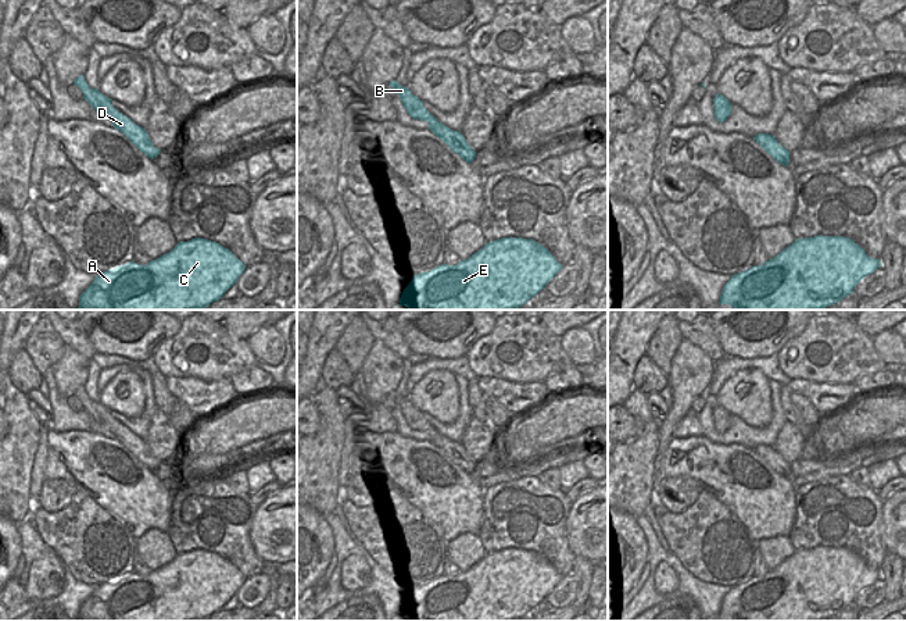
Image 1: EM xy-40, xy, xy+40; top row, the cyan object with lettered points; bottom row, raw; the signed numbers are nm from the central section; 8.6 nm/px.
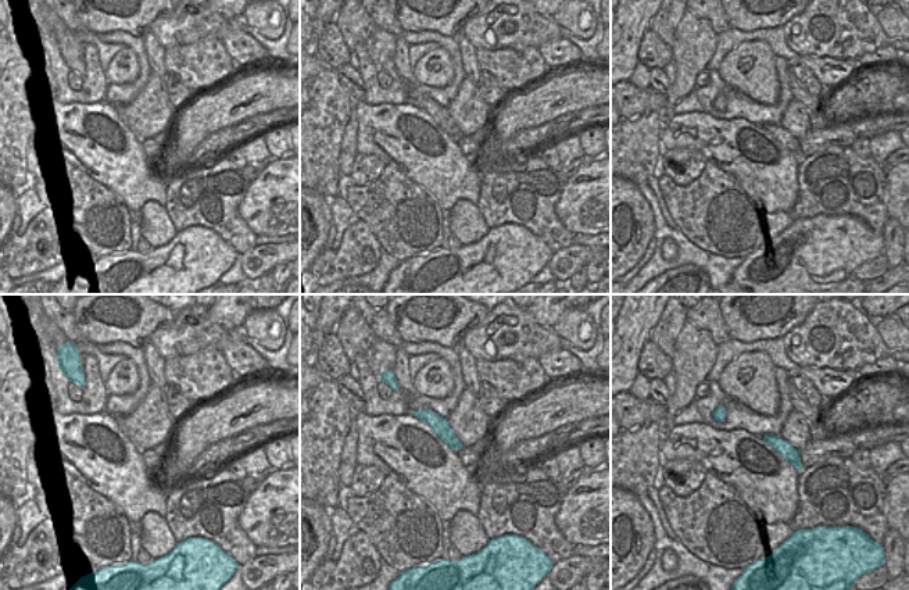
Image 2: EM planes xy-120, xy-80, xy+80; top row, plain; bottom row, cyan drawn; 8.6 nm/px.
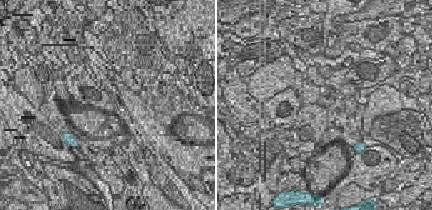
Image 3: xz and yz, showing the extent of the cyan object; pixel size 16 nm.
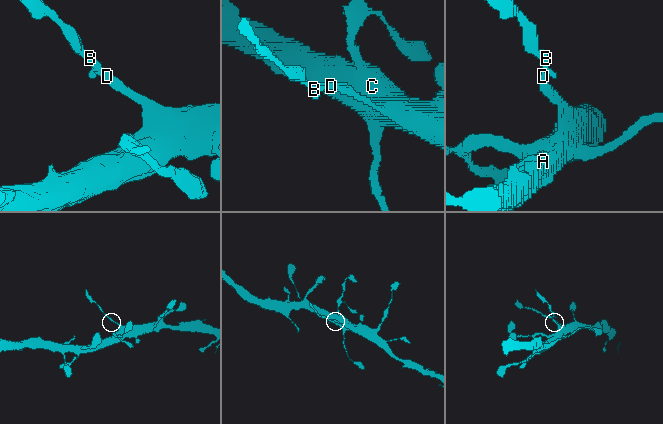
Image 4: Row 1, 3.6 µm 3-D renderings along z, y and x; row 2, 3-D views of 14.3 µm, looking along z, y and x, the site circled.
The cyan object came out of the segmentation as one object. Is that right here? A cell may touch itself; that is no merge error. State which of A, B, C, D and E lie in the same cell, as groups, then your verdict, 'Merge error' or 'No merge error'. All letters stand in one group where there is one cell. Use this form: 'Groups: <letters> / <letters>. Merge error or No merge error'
Groups: A C E / B D. Merge error

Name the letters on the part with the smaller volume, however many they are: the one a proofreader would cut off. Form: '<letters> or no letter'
B, D

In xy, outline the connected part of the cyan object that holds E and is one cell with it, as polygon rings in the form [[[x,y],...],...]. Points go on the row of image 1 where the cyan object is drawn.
[[[502,238],[455,265],[441,264],[413,275],[400,304],[412,310],[518,310],[545,289],[562,265],[533,239]]]

